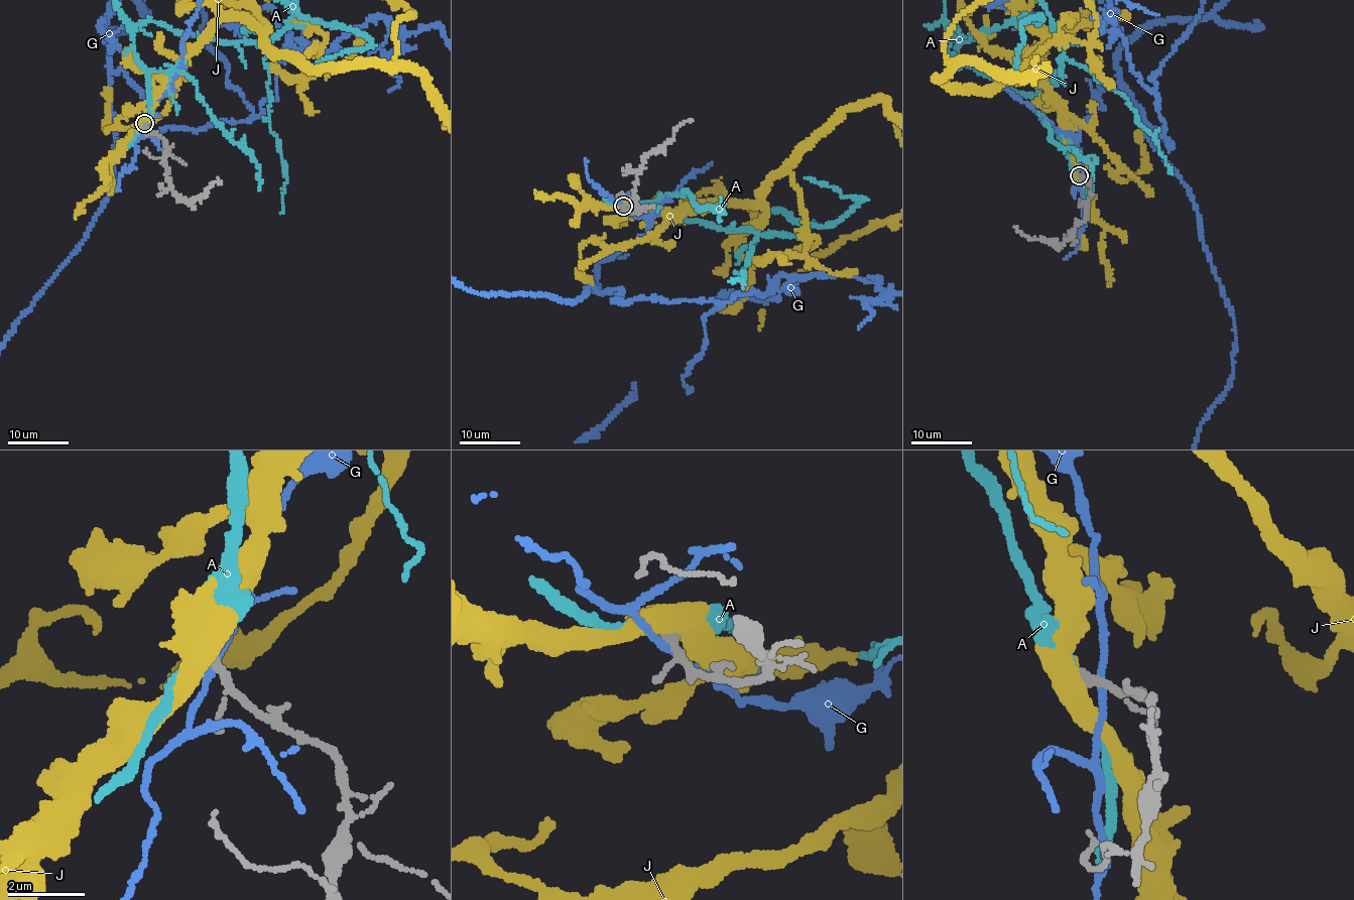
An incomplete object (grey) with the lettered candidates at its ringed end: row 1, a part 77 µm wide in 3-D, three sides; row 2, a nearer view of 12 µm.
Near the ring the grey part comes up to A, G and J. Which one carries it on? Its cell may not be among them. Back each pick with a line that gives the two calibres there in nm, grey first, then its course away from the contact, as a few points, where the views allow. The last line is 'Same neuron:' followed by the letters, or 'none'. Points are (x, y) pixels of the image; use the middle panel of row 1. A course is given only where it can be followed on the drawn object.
A: 220/260 nm
Same neuron: A

